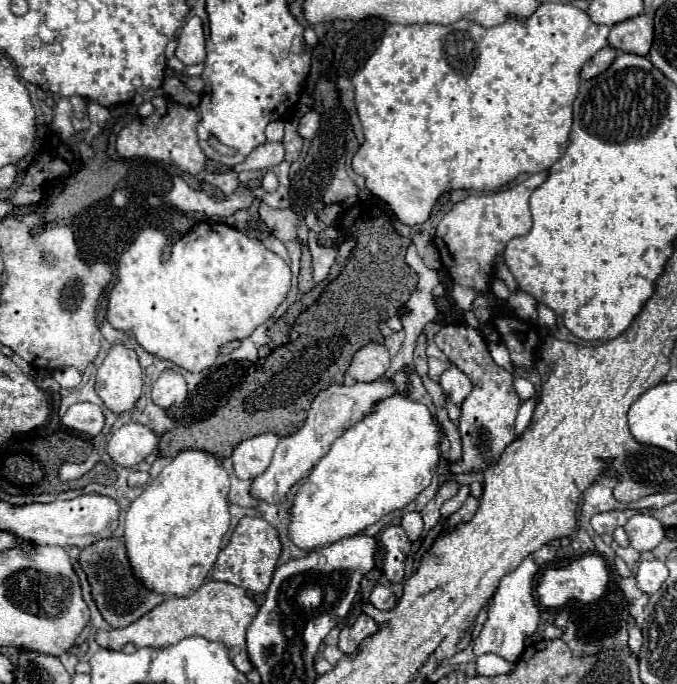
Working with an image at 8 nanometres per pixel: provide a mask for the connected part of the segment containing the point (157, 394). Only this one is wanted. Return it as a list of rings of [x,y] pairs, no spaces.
[[[166,370],[152,388],[152,402],[160,408],[170,408],[186,398],[186,382],[180,374]]]

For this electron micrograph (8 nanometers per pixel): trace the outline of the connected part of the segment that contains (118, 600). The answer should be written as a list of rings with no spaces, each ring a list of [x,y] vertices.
[[[106,538],[106,540],[98,540],[90,546],[84,546],[80,550],[78,560],[80,560],[80,568],[84,570],[90,586],[92,586],[92,598],[94,598],[102,618],[140,618],[154,608],[154,602],[158,606],[166,600],[164,594],[144,588],[144,584],[134,576],[130,560],[126,556],[124,540],[120,540],[120,538]]]

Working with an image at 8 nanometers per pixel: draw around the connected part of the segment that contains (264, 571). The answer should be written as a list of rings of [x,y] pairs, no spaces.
[[[242,518],[238,522],[228,546],[220,550],[218,560],[214,564],[212,578],[240,586],[254,594],[262,594],[268,590],[268,584],[272,580],[280,554],[282,554],[282,542],[280,542],[278,530],[274,526],[270,526],[262,518]]]

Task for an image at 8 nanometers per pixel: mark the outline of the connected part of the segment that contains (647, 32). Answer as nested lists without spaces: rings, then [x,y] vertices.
[[[640,14],[612,26],[608,42],[616,50],[648,56],[652,38],[654,38],[654,20],[648,14]]]

